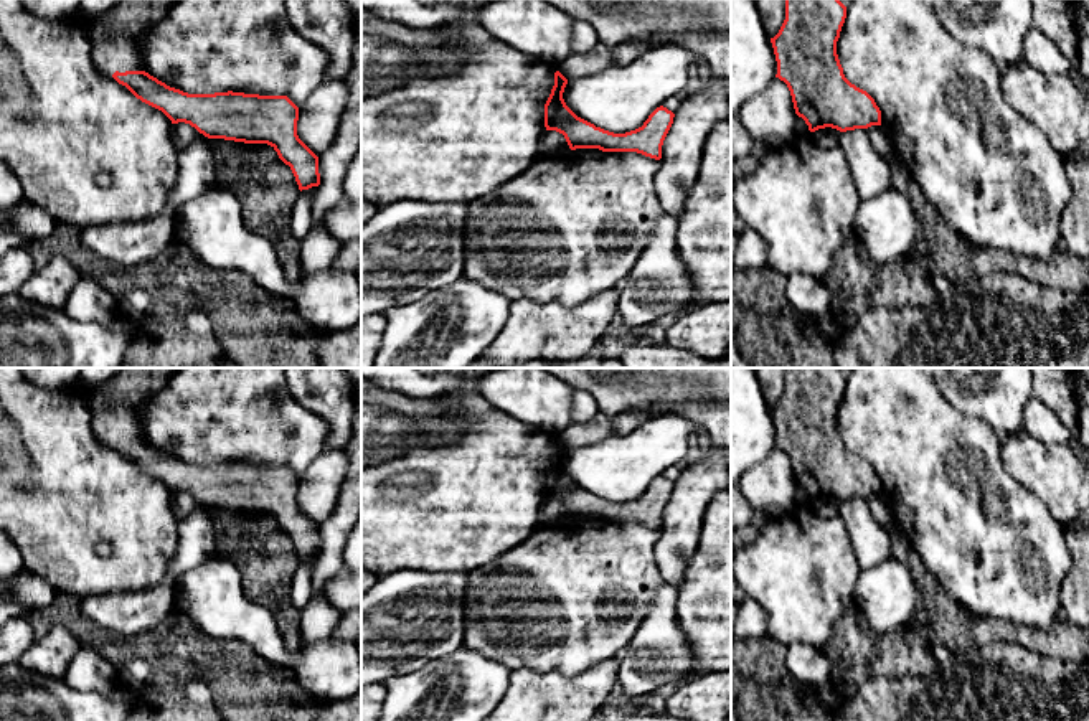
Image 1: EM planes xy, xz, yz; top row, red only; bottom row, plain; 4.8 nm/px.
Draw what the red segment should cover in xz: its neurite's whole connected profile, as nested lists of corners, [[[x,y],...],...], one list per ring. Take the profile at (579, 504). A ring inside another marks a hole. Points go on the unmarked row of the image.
[[[556,441],[554,455],[544,474],[544,497],[564,505],[571,520],[599,518],[602,521],[637,521],[660,530],[663,510],[673,493],[675,483],[657,477],[642,497],[614,503],[578,487],[564,472],[563,462],[568,449]]]

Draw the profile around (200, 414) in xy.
[[[178,368],[139,408],[144,441],[188,464],[244,462],[287,465],[299,478],[325,450],[327,422],[300,406],[287,389],[285,368]]]

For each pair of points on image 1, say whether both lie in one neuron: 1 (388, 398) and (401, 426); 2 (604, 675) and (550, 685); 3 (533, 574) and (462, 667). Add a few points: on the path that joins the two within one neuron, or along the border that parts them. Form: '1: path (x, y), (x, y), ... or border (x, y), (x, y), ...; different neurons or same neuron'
1: path (388, 405), (388, 413), (395, 419); same neuron
2: path (591, 685), (563, 685); same neuron
3: border (464, 645), (509, 669); different neurons

